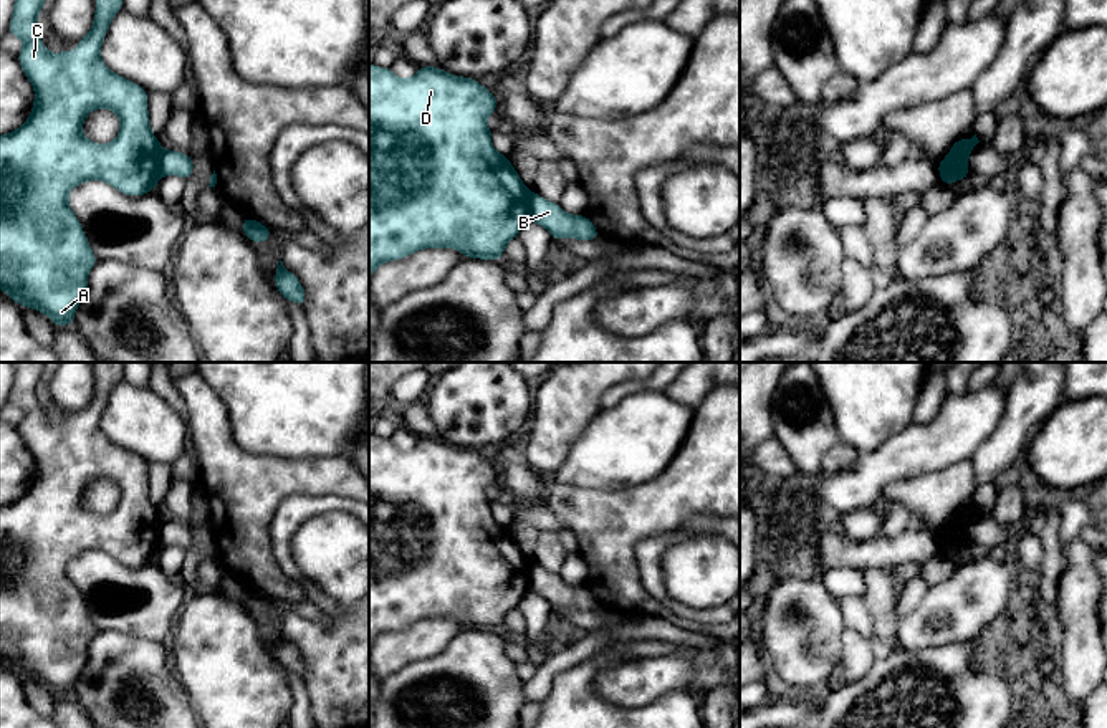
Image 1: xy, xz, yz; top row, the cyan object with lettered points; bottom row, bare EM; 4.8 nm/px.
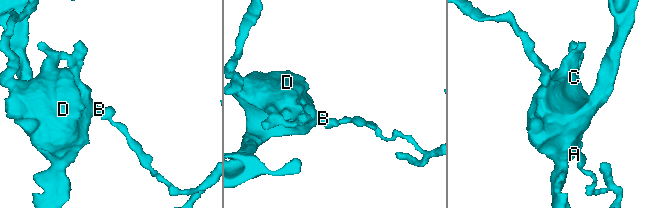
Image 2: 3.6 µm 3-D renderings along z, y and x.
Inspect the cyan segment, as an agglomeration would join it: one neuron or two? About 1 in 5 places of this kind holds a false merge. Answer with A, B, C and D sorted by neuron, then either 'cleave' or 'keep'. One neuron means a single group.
groups A C D / B; cleave

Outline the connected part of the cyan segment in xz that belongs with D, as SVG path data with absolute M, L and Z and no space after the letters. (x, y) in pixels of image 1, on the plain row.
M369 435L369 650L374 640L422 619L457 619L465 629L501 630L505 615L530 591L531 561L491 516L486 488L498 472L478 450L420 437L410 450Z

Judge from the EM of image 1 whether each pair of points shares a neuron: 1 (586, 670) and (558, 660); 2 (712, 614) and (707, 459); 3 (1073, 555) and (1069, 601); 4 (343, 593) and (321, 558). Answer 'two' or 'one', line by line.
1: two
2: two
3: one
4: one

